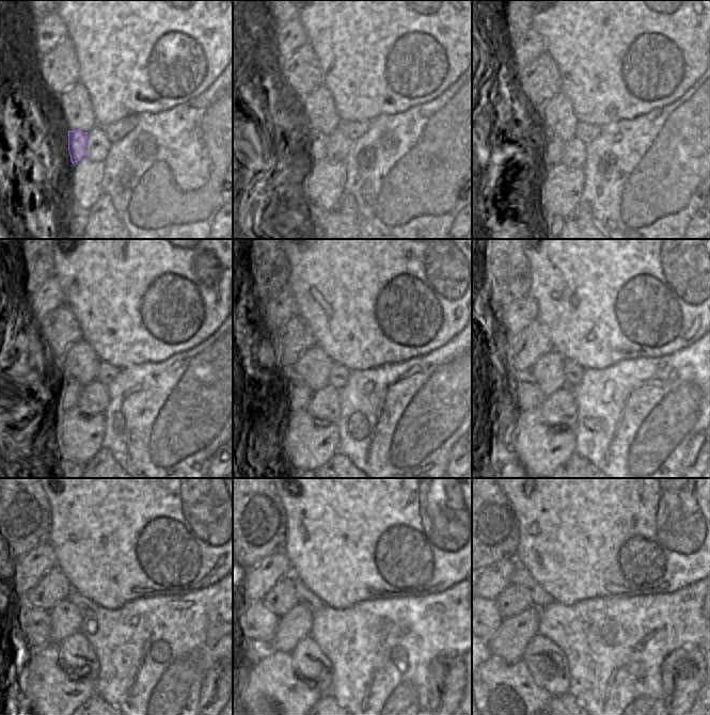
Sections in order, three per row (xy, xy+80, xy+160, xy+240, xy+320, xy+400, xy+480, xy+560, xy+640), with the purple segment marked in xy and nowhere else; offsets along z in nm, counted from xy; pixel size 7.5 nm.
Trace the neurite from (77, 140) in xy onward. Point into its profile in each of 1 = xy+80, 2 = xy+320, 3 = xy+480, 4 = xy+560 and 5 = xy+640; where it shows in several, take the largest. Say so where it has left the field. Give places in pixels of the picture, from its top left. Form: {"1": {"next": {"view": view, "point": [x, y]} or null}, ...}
{"1": {"next": {"view": "xy+80", "point": [314, 144]}}, "2": {"next": {"view": "xy+320", "point": [299, 394]}}, "3": {"next": {"view": "xy+480", "point": [35, 623]}}, "4": {"next": {"view": "xy+560", "point": [256, 622]}}, "5": {"next": {"view": "xy+640", "point": [493, 618]}}}

